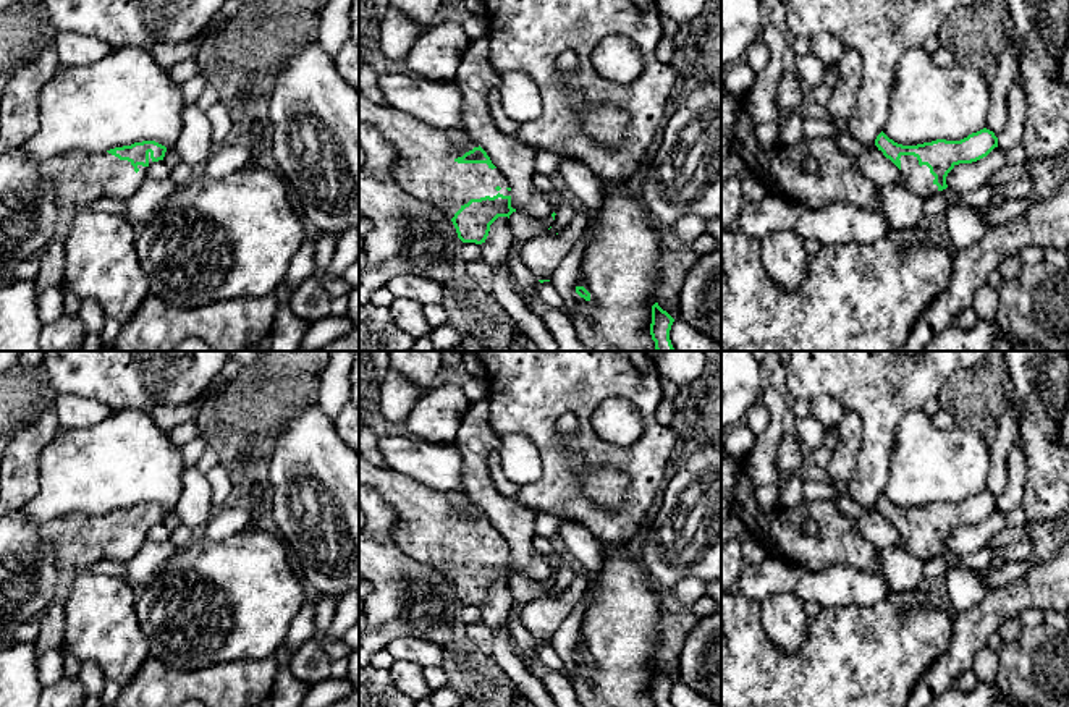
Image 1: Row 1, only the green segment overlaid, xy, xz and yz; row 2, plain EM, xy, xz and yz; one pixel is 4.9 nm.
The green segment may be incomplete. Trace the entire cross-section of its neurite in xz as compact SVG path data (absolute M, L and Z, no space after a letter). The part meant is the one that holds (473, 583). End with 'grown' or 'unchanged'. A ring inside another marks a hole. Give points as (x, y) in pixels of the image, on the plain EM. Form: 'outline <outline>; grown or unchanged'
outline M359 450L362 485L374 487L396 513L393 544L443 573L463 605L485 605L490 587L516 574L508 539L464 492L433 490L372 464Z; grown

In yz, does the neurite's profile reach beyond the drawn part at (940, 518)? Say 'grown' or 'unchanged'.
grown

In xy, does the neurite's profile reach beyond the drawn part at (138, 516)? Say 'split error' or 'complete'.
split error

